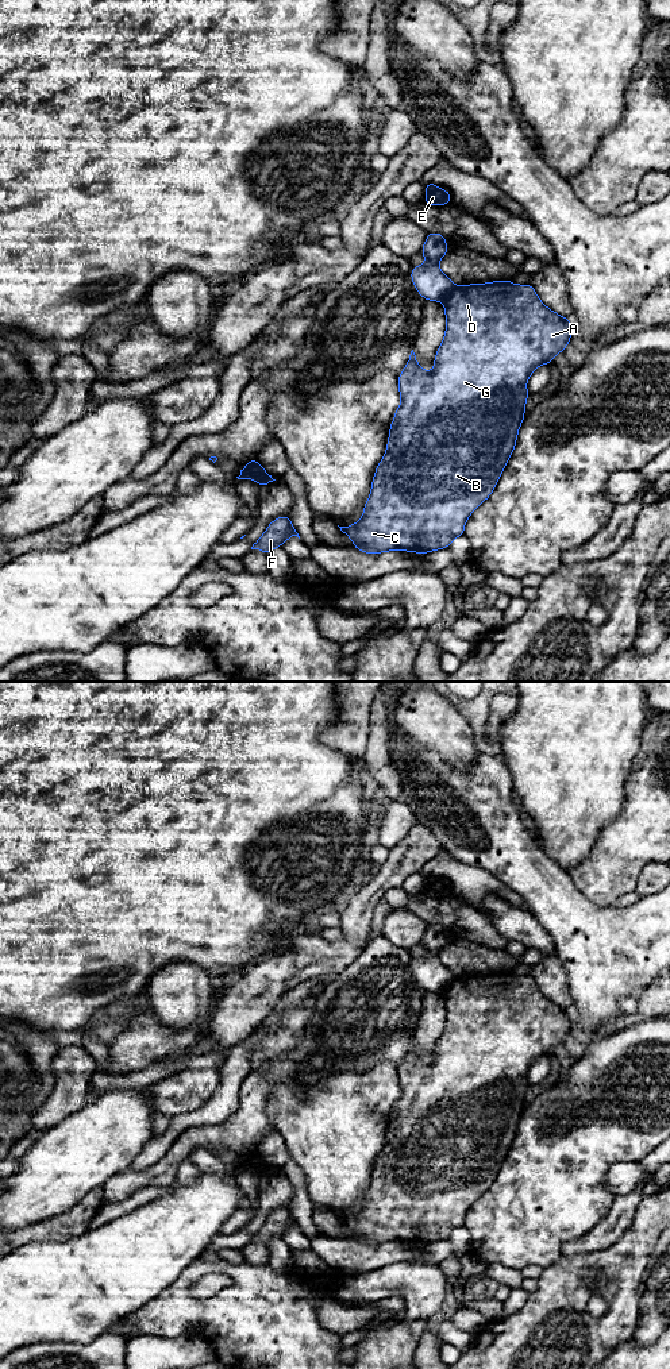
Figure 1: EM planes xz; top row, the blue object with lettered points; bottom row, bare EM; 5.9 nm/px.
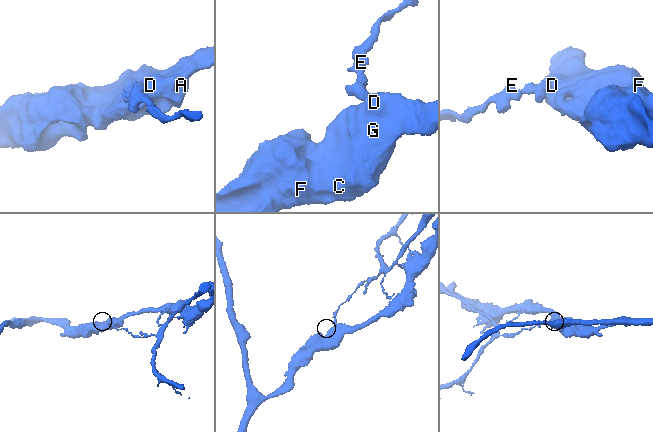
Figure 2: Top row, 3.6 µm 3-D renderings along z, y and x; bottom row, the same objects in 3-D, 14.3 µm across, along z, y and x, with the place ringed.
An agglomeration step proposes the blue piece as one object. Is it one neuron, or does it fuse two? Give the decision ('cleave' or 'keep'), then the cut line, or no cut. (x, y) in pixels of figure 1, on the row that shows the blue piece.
cleave | xz (455, 286), (442, 301)

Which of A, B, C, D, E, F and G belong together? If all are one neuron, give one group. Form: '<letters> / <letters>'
A B C D F G / E

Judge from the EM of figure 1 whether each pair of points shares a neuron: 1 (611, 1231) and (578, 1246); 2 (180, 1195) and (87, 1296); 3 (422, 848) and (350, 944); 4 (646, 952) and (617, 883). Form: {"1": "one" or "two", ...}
{"1": "one", "2": "one", "3": "one", "4": "two"}

